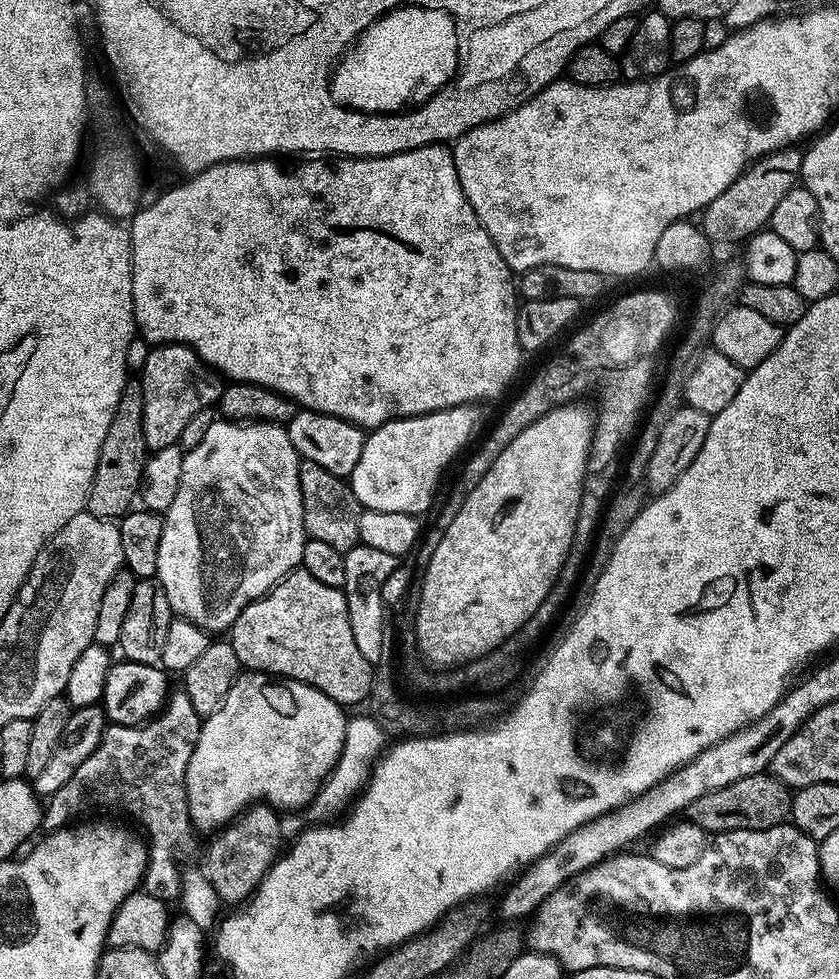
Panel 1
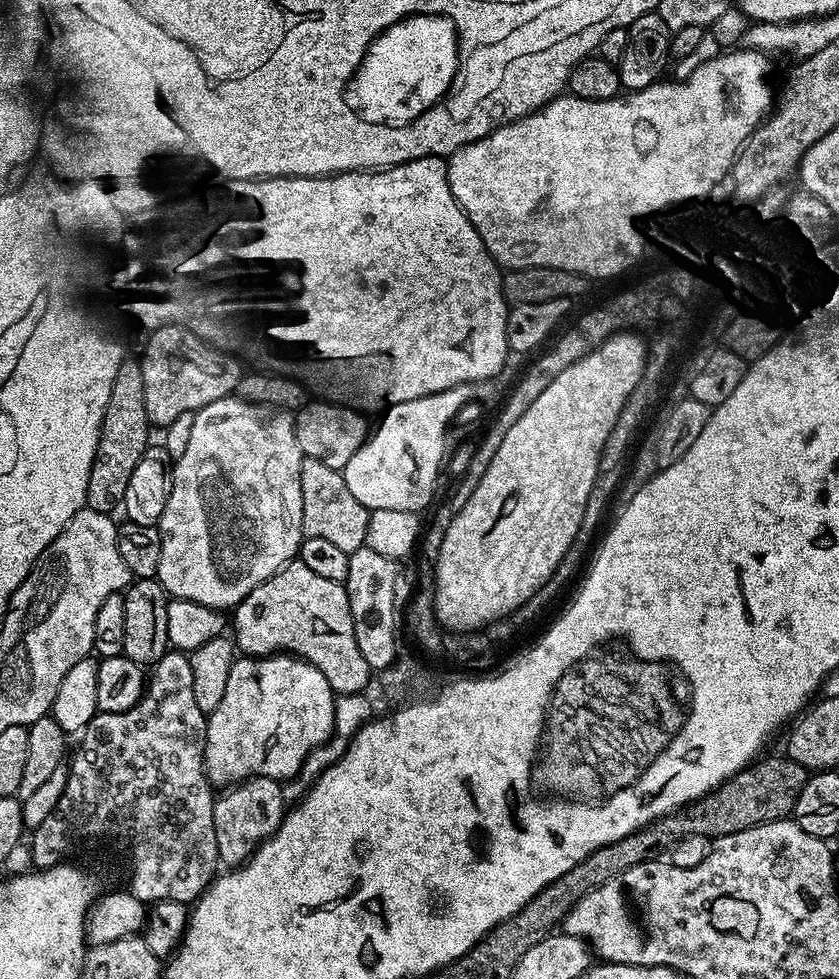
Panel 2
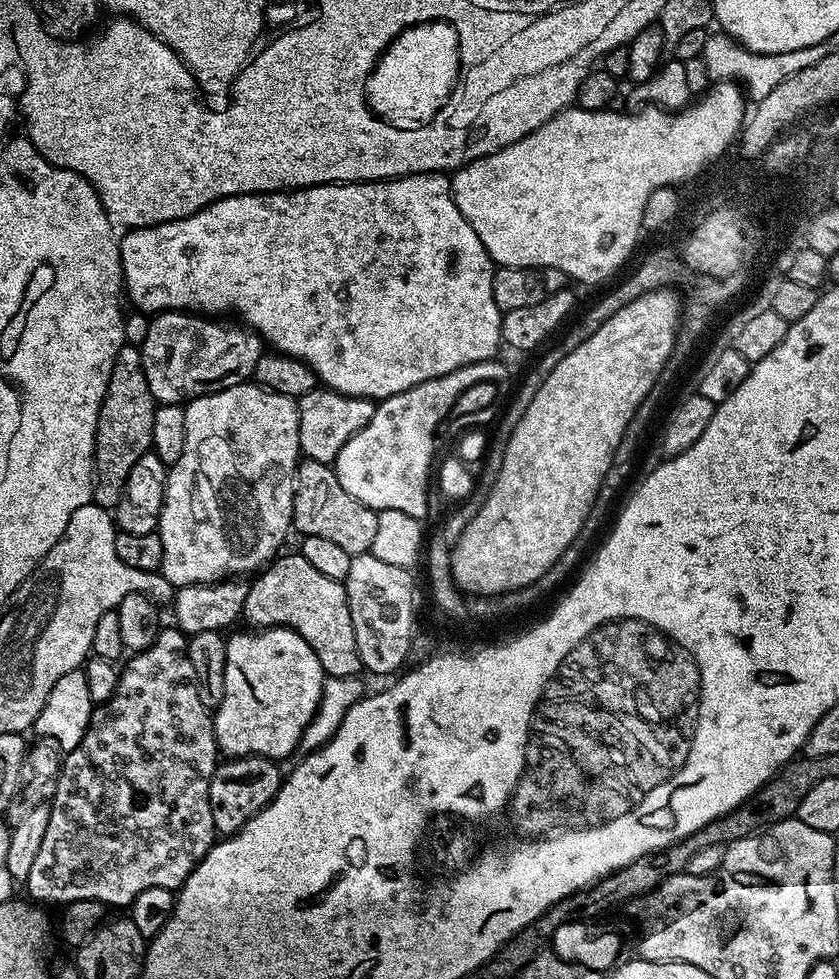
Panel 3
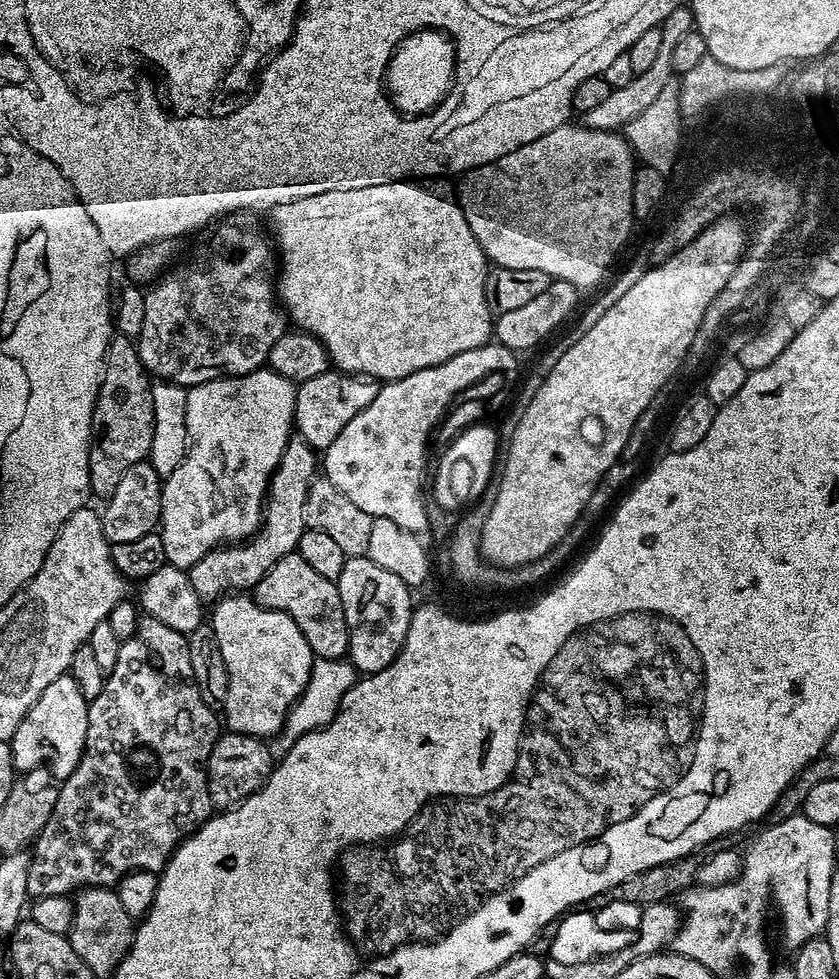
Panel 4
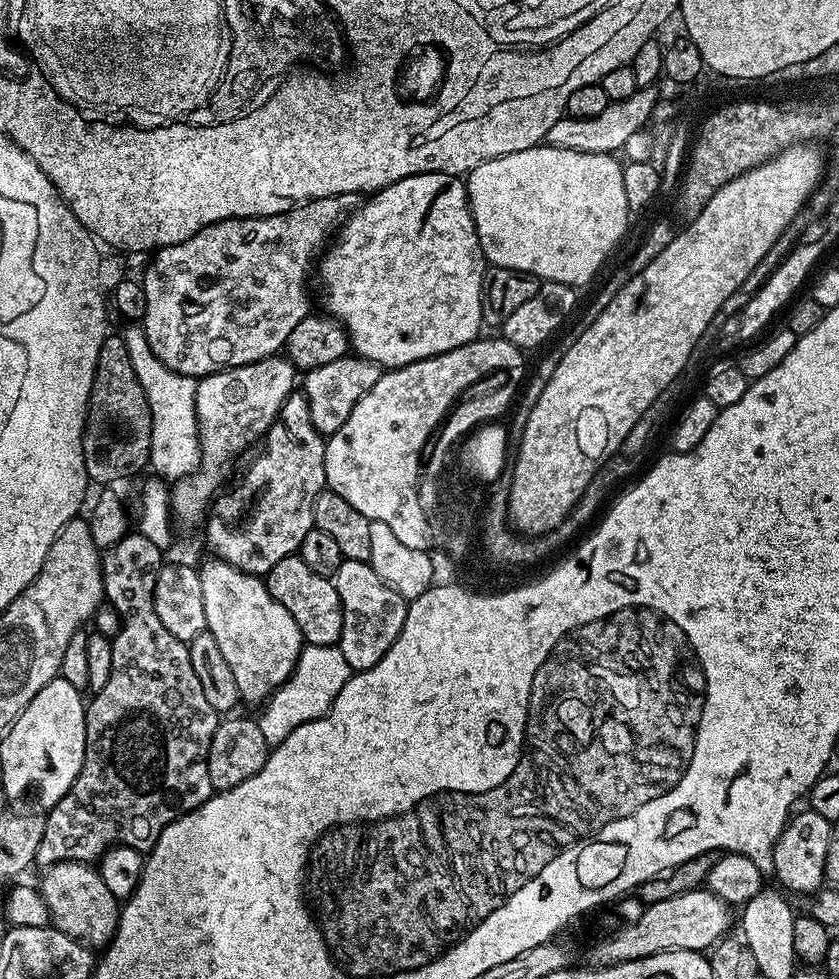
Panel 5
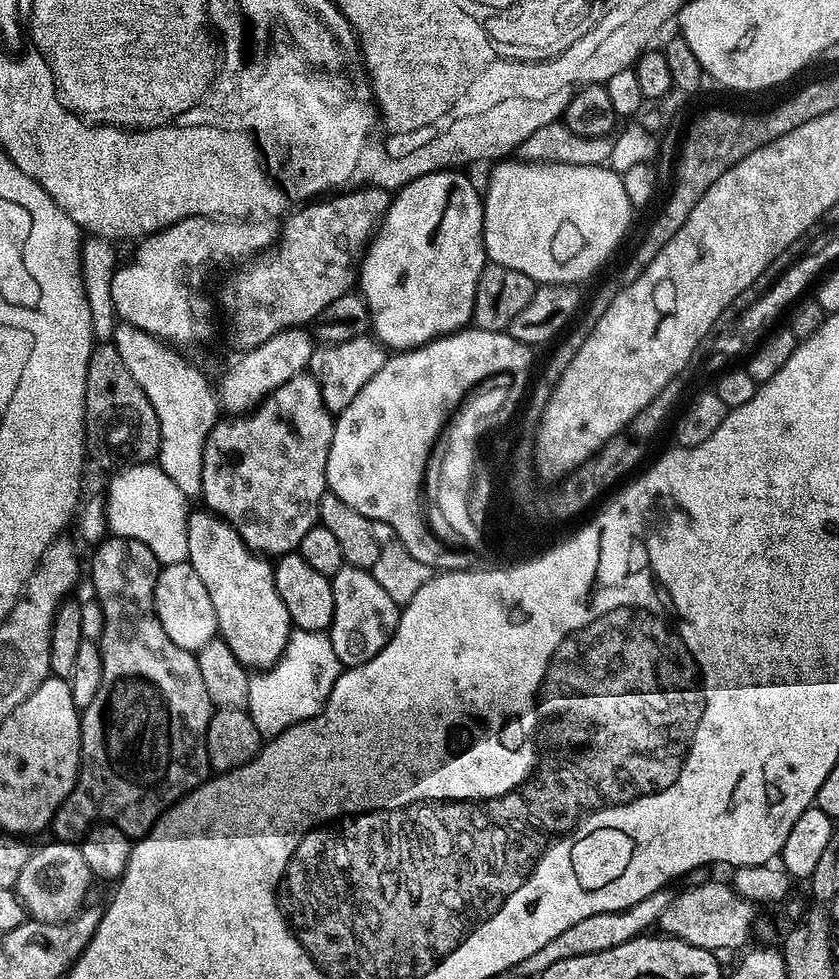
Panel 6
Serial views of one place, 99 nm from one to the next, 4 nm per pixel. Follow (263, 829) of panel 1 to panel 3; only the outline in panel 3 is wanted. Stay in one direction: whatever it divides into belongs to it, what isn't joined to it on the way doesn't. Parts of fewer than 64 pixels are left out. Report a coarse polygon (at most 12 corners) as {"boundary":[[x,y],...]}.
{"boundary":[[277,761],[217,763],[210,814],[221,837],[242,830],[276,797]]}

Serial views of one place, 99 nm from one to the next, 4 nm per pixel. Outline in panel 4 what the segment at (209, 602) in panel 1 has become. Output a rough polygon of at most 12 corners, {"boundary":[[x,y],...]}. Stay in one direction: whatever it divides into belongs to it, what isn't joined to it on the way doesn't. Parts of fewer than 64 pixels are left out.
{"boundary":[[268,366],[188,388],[164,558],[247,542],[294,435]]}

